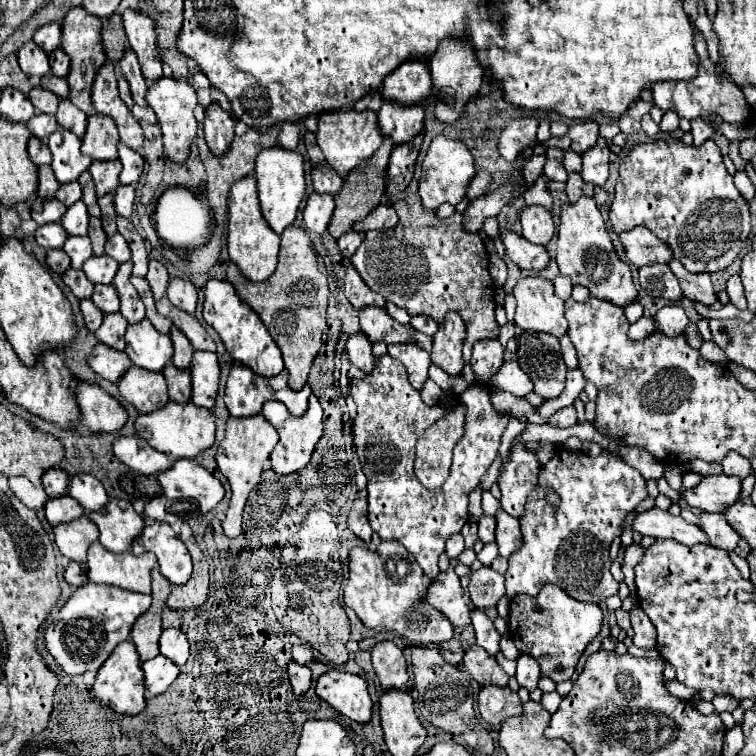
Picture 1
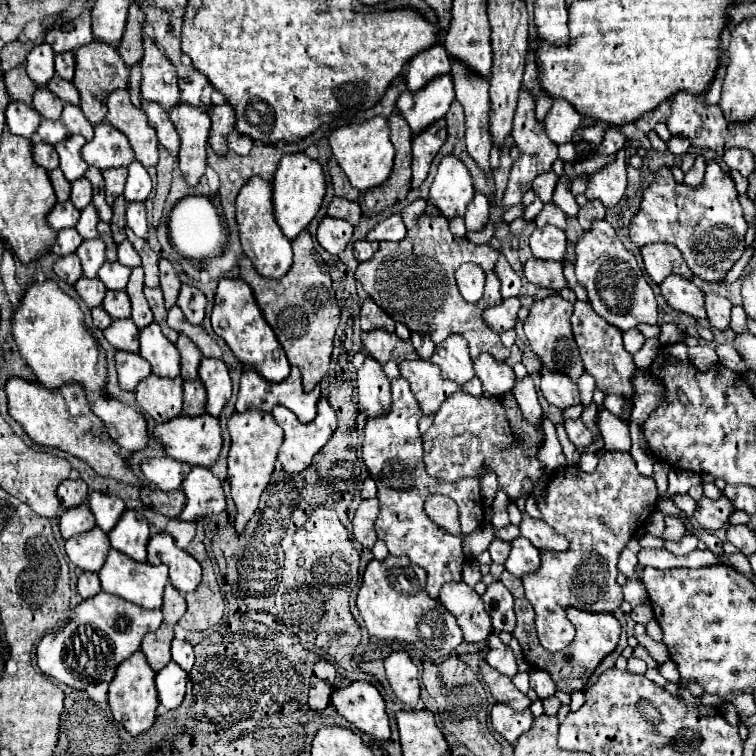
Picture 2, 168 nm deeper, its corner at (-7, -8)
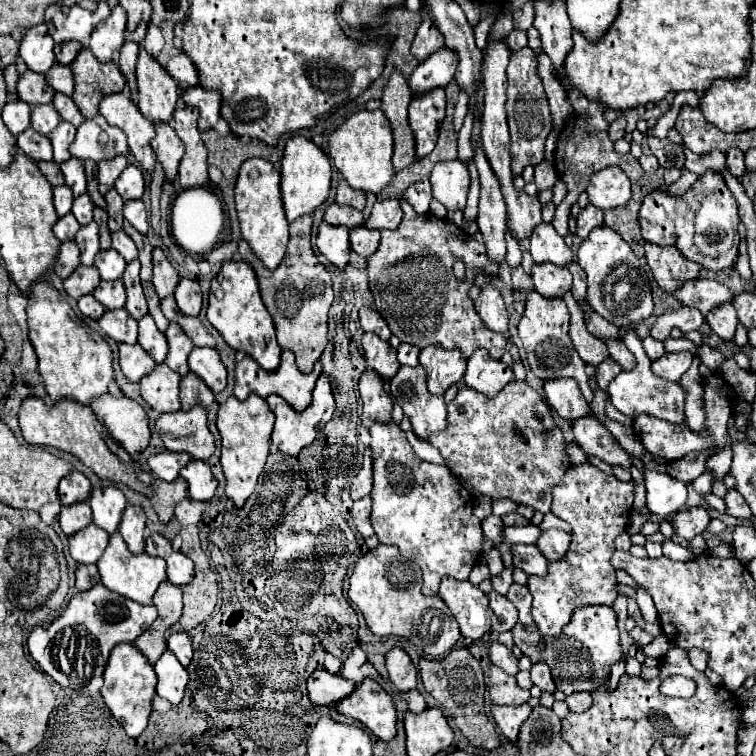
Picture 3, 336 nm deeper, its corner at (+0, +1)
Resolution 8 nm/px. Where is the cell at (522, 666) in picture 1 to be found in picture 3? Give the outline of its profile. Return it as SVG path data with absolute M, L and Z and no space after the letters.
M537 663L531 667L531 681L541 689L541 691L549 691L553 693L555 691L555 683L553 683L553 677L551 677L551 671L545 663Z

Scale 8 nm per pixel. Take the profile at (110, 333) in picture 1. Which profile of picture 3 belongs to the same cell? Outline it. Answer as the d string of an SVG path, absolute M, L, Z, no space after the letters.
M125 309L105 311L97 321L107 337L117 343L135 343L137 341L137 321Z

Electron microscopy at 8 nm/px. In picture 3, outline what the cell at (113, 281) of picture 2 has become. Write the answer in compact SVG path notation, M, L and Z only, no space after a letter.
M113 249L99 251L97 257L95 257L95 267L101 273L101 279L103 281L121 279L121 275L125 271L125 265L127 265L125 259L117 251L113 251Z

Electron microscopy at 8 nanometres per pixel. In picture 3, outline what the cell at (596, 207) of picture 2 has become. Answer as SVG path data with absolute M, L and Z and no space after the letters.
M595 205L583 207L581 213L577 215L577 235L581 239L585 239L591 233L591 229L595 229L599 225L603 225L603 211Z

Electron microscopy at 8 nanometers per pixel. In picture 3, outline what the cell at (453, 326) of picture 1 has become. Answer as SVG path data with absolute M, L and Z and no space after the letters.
M429 345L421 351L419 363L427 371L429 391L433 395L443 395L443 391L451 383L457 383L463 379L467 359L463 357L463 353L457 347L445 349L441 345Z

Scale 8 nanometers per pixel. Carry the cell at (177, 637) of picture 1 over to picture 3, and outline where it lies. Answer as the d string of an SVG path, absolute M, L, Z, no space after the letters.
M171 633L167 639L167 647L175 653L175 657L181 661L183 667L189 665L191 661L191 641L187 633Z

